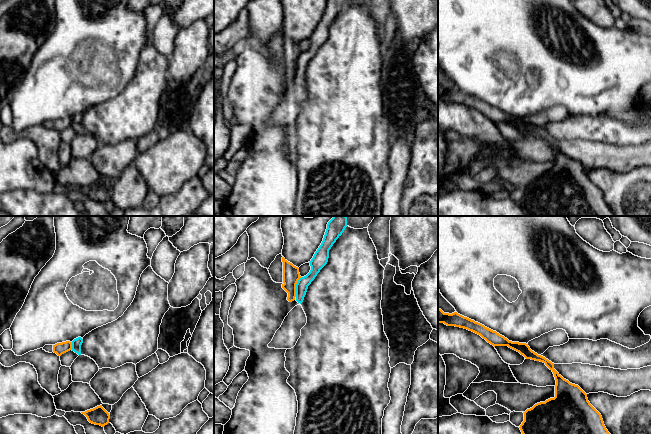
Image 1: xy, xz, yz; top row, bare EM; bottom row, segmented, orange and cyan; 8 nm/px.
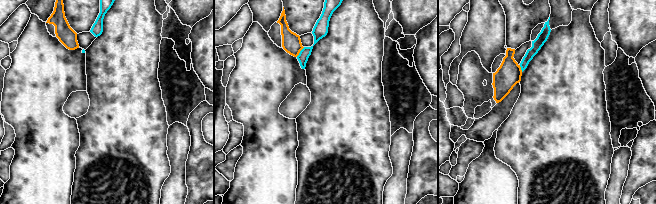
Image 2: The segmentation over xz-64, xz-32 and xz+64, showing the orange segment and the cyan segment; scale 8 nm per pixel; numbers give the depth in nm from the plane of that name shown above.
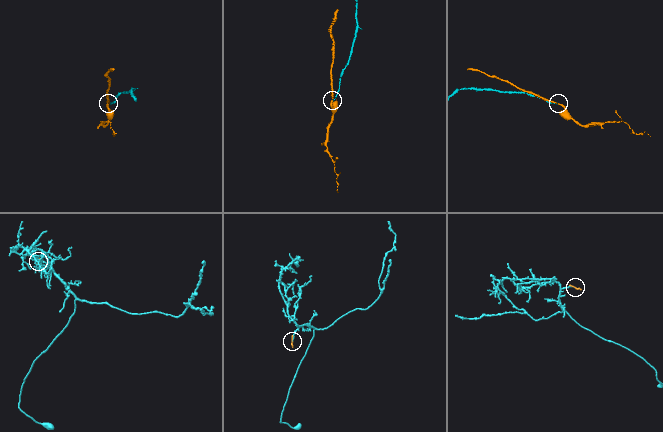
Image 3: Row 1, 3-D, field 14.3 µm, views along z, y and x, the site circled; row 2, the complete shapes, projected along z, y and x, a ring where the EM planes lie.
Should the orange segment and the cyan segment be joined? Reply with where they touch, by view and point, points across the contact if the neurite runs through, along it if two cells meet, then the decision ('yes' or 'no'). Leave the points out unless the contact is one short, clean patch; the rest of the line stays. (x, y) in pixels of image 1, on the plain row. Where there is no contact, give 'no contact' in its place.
meets orange in xz at (295, 63); border along xz (301, 53), (296, 60), (295, 72); no

